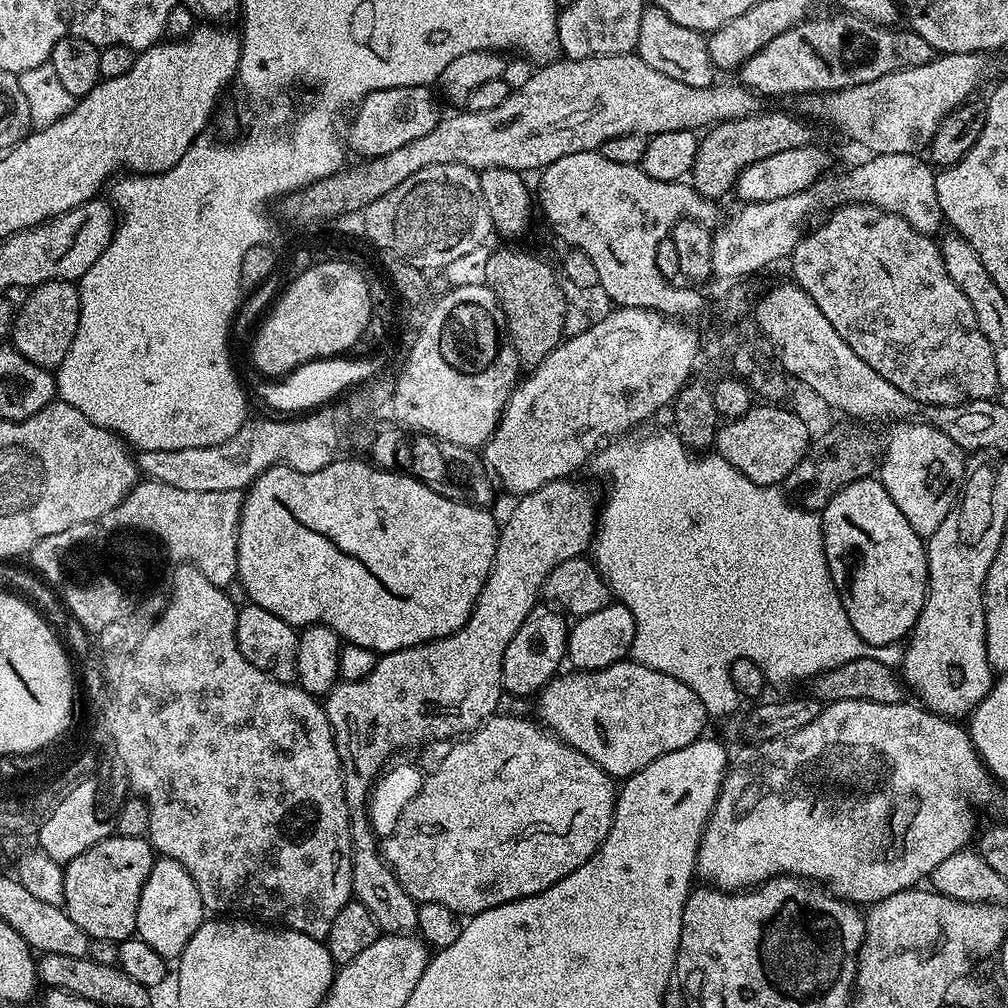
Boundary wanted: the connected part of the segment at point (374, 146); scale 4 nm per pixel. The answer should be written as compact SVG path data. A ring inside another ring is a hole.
M419 84L369 92L355 109L356 121L352 124L352 133L346 136L347 143L351 147L353 144L358 151L365 152L365 157L371 158L390 154L390 150L402 150L406 142L414 142L414 138L430 134L430 130L434 130L442 118L442 111L436 105L432 91L431 87Z

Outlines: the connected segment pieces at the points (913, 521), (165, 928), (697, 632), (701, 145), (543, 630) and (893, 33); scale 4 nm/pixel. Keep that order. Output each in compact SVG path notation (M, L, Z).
M896 422L888 432L888 448L883 449L882 459L878 464L878 479L883 484L884 489L894 498L894 506L906 514L906 522L914 526L914 530L919 536L929 537L946 518L946 514L956 503L960 489L964 483L966 475L965 453L960 450L958 445L950 440L940 429L936 429L933 424L917 422L917 424L908 424L912 422Z
M167 858L157 859L138 898L135 935L146 942L146 946L158 950L164 960L172 962L184 953L190 938L194 938L205 919L206 909L198 894L198 886L194 886L194 878L190 878L190 874L178 862Z
M675 431L668 432L652 432L649 436L644 436L641 440L628 440L632 438L620 438L615 442L609 443L607 446L600 449L594 457L594 465L604 476L609 476L612 479L612 489L608 492L608 501L603 501L602 511L598 516L598 527L594 537L594 563L596 569L603 574L604 579L608 581L608 587L612 590L612 595L617 601L630 610L630 614L634 614L634 622L636 623L636 637L632 643L633 649L630 653L631 659L637 660L639 664L650 666L654 670L658 670L662 674L670 674L670 678L678 678L678 682L682 682L686 686L690 686L690 690L694 690L694 694L698 694L698 698L702 698L702 706L708 711L709 717L728 716L736 708L736 700L738 701L738 693L734 682L730 678L730 670L732 664L738 658L750 658L754 662L758 662L758 666L764 671L765 681L769 685L772 684L792 684L795 680L808 680L821 675L826 670L830 670L836 666L842 666L846 662L856 660L862 654L862 642L858 638L858 634L854 630L854 626L850 626L850 618L846 614L844 604L840 600L840 595L836 592L834 582L830 578L830 570L826 562L826 550L824 549L824 529L822 520L815 512L808 511L807 508L797 506L779 487L765 486L763 484L755 484L750 482L750 478L746 478L746 474L742 474L734 466L730 466L730 462L726 462L719 454L708 454L705 460L699 460L697 453L690 450L683 442L676 437Z
M761 110L755 116L725 120L723 124L709 127L696 145L696 157L690 173L692 187L707 200L719 201L719 196L735 189L736 180L747 164L762 162L762 158L770 158L770 154L794 150L809 143L813 139L812 132L808 129L809 121L789 112Z
M537 606L526 614L526 622L518 626L518 634L510 638L502 666L504 692L513 692L516 696L528 696L539 693L540 689L557 675L556 667L566 660L568 651L569 621L555 607Z
M839 14L840 16L824 16L821 20L805 19L795 24L790 30L783 32L778 38L766 42L758 54L754 54L741 64L738 69L739 83L745 88L764 92L837 92L843 88L853 88L866 82L874 82L874 78L882 78L886 74L894 74L903 68L926 66L926 62L936 59L938 53L926 38L917 32L903 30L899 27L883 28L874 22L865 20L855 14Z

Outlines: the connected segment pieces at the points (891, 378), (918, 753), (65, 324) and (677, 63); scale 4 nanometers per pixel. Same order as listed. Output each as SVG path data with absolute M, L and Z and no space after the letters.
M846 204L837 207L829 214L825 224L818 225L811 232L812 229L801 236L790 257L792 272L796 275L793 276L795 283L799 284L806 294L810 294L810 298L816 303L818 310L822 310L822 314L826 314L826 322L830 322L830 326L834 326L834 330L838 330L842 342L846 342L846 346L850 346L850 350L854 350L854 354L858 354L858 358L862 358L862 362L866 362L866 366L870 366L870 370L878 370L878 374L882 374L882 378L886 378L886 382L898 386L898 390L902 390L905 398L920 406L966 404L971 400L990 400L997 395L995 392L998 392L1000 383L998 382L998 370L994 366L992 343L988 341L986 334L982 334L982 330L978 326L978 318L974 318L974 306L970 306L966 294L962 294L962 290L958 290L958 286L954 286L950 274L946 274L940 245L932 236L926 236L918 230L914 230L914 226L910 226L910 222L906 222L900 216L883 212L881 208L874 208L870 204Z
M833 700L821 707L818 718L814 718L810 726L802 726L802 730L794 730L794 734L786 734L782 738L761 740L752 746L756 748L746 749L737 760L735 757L724 774L724 785L720 787L712 814L708 823L704 825L704 833L700 836L700 849L696 855L696 872L699 879L701 876L704 879L701 881L713 888L735 892L755 889L765 880L774 880L778 876L815 878L841 900L857 906L871 906L899 892L915 889L919 885L916 883L923 876L924 879L931 877L933 869L940 862L944 862L955 852L967 849L973 843L974 833L977 831L976 816L972 813L972 808L984 808L987 804L995 802L997 781L976 753L967 731L961 725L959 728L955 719L940 716L937 712L929 712L919 703L908 703Z
M47 280L27 293L21 308L12 317L10 344L30 362L40 368L55 370L66 358L69 344L80 325L80 294L75 283L66 280Z
M646 10L642 14L634 52L642 58L642 62L646 62L646 66L654 66L654 70L659 70L661 74L670 74L670 78L686 82L686 86L711 88L714 83L714 69L708 53L707 39L686 26L678 26L678 22L671 20L662 11Z

